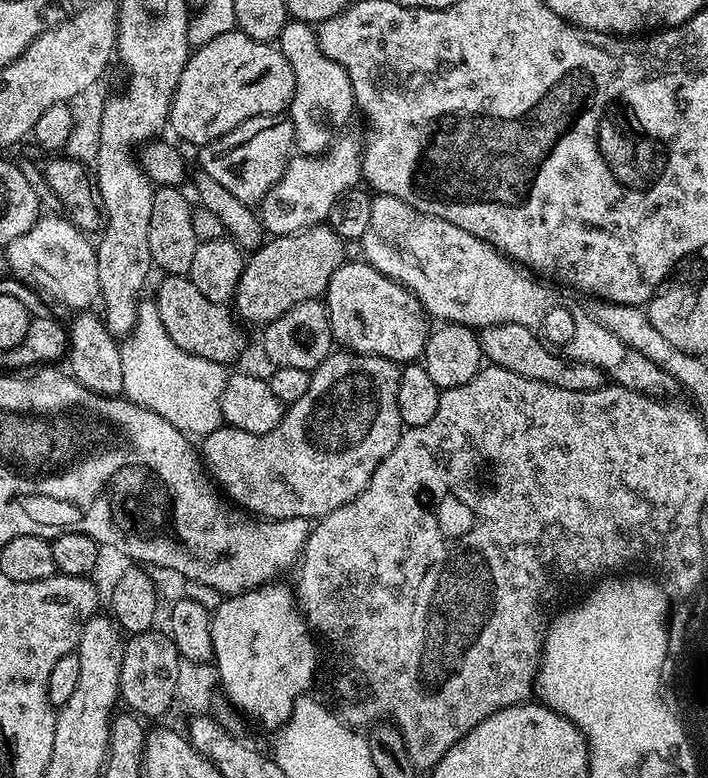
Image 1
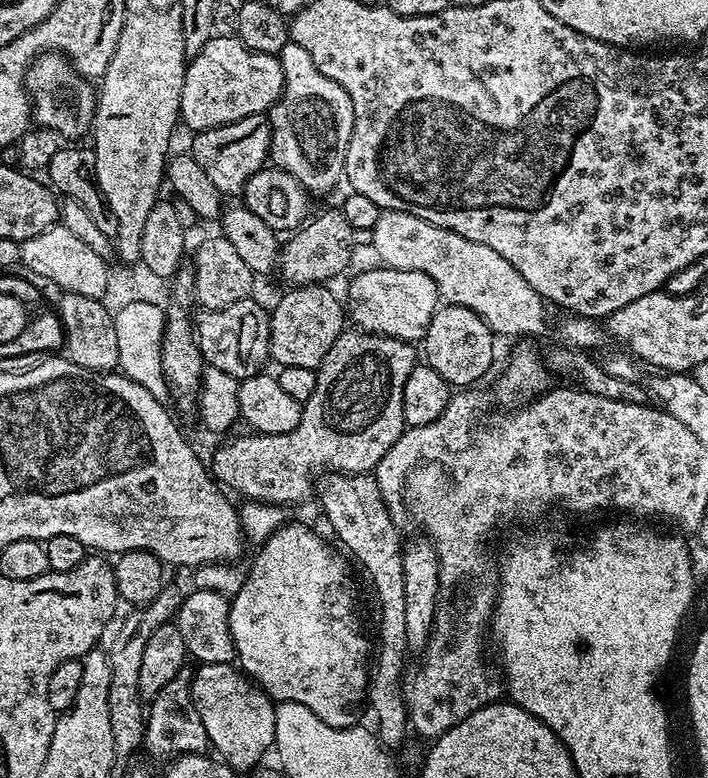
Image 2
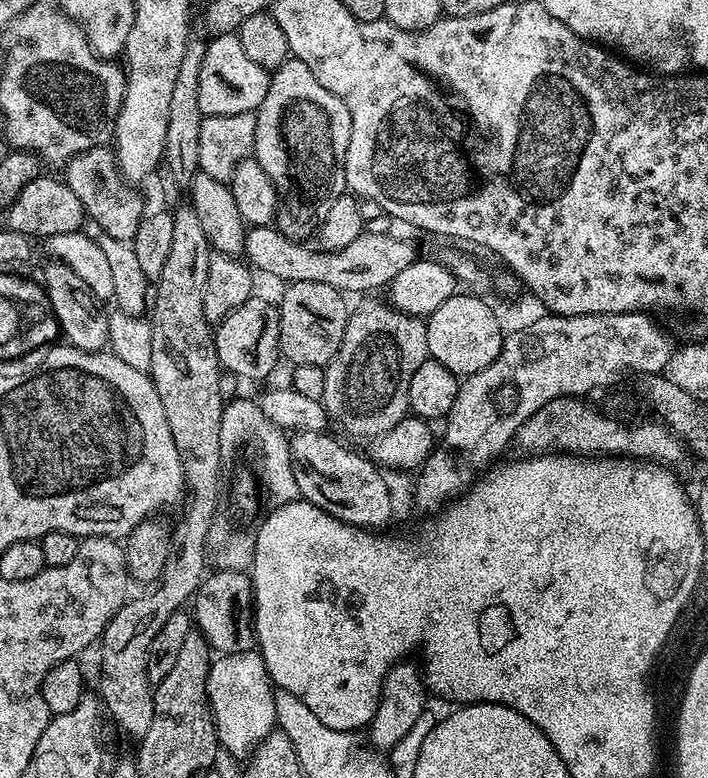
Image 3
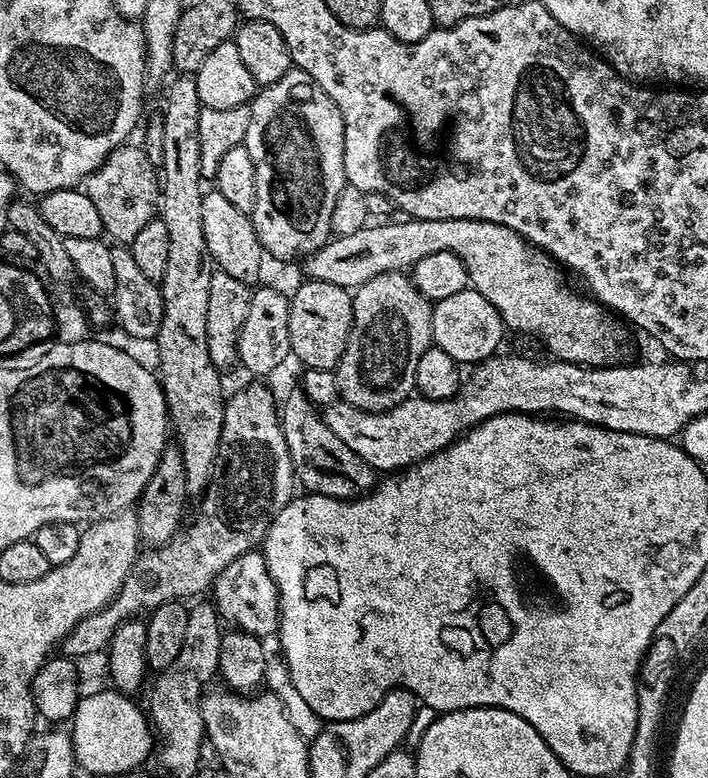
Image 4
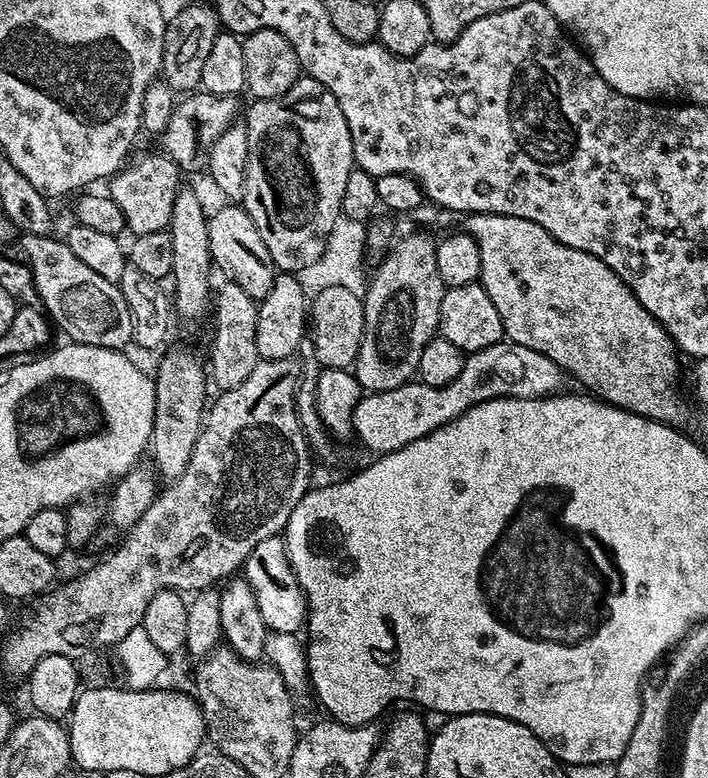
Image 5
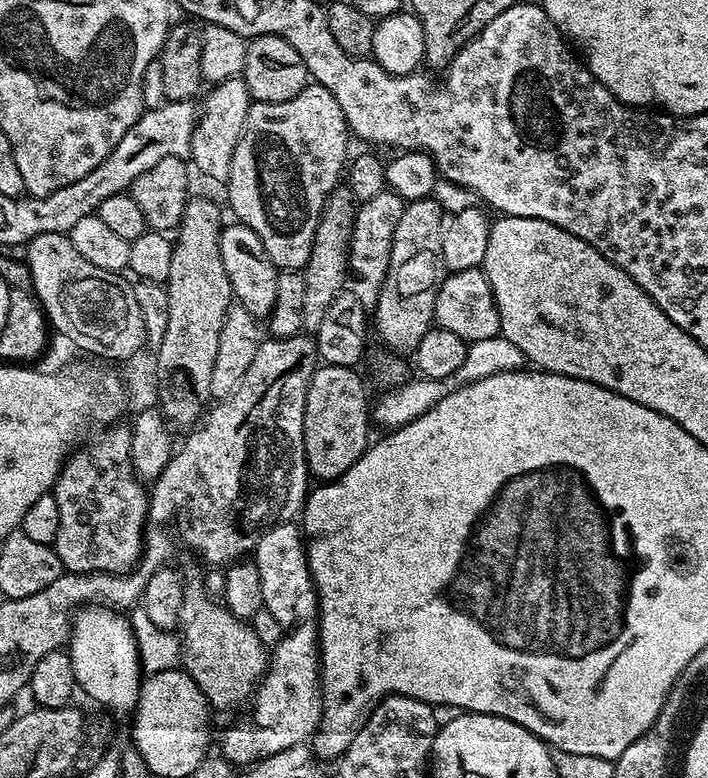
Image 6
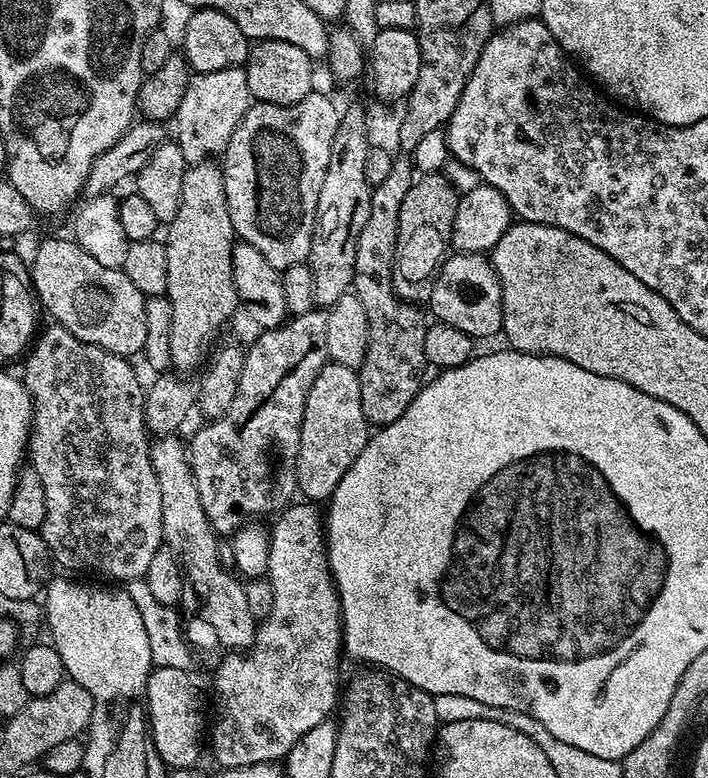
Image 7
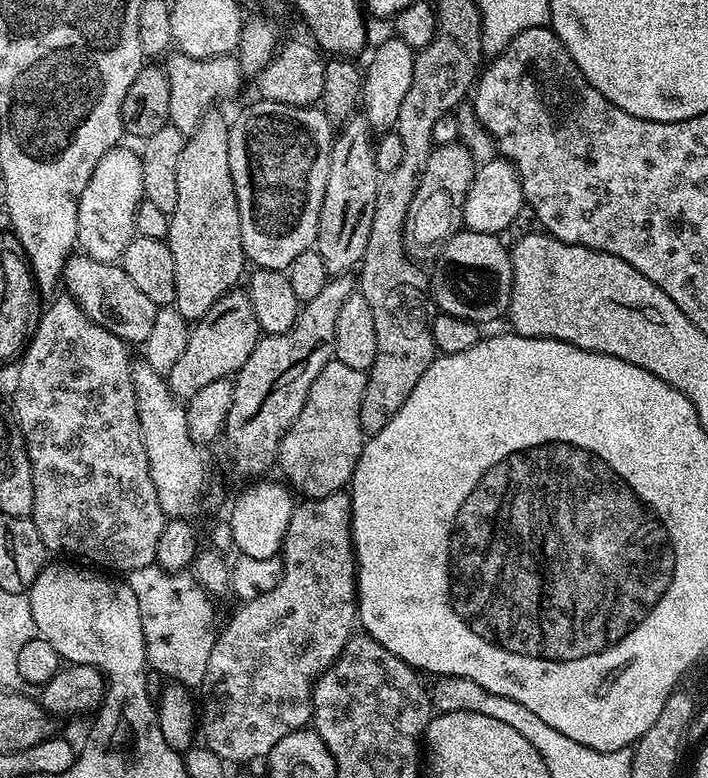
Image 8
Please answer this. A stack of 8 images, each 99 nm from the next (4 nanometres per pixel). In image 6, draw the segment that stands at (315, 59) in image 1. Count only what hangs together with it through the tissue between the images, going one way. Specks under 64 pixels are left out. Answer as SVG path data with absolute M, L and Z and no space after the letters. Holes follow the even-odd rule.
M315 82L309 83L308 87L286 102L256 102L248 109L244 133L234 150L234 162L230 162L230 174L226 181L228 204L236 215L233 217L239 223L250 226L250 230L262 238L262 246L266 246L266 254L270 254L270 262L274 262L277 269L306 268L324 205L341 183L350 160L348 140L348 123L342 114L342 106L338 106L338 98Z

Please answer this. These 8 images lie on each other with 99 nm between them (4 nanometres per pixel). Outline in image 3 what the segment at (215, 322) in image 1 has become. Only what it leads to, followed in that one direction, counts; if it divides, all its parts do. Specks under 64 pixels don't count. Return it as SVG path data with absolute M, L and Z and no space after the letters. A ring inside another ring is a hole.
M254 296L234 314L226 314L226 318L215 325L216 353L221 369L243 380L267 381L282 360L280 354L280 309L275 304L262 301Z

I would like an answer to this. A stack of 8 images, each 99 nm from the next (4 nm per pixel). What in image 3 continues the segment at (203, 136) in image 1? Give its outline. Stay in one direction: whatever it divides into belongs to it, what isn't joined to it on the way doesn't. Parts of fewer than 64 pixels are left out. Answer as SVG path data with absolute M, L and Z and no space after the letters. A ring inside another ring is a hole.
M216 34L211 39L207 41L208 49L202 58L202 74L198 74L198 106L201 117L255 112L262 98L266 98L269 69L257 66L242 51L239 35Z

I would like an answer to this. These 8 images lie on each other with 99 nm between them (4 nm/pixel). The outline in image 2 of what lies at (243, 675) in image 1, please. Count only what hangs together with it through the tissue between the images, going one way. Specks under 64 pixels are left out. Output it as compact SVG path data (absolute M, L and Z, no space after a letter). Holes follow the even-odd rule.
M289 522L276 531L269 540L263 541L259 545L260 553L256 556L252 568L247 569L248 581L238 590L238 594L231 597L230 603L230 634L236 647L236 660L240 672L244 673L252 683L271 697L273 701L293 700L301 703L306 708L334 728L351 728L357 723L356 715L360 712L360 707L365 707L368 694L368 683L370 675L370 654L368 658L368 636L364 633L364 628L360 625L360 620L356 617L356 600L352 597L352 592L348 589L348 576L344 573L344 568L340 565L340 556L332 552L332 548L316 532L311 532L304 524Z

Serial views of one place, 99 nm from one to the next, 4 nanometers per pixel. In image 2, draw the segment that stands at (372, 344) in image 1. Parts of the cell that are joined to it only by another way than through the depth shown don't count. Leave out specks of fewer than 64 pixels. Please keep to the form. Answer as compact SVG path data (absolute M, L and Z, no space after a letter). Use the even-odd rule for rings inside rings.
M375 266L360 272L348 284L348 300L346 296L346 312L357 329L361 332L373 332L379 336L393 336L409 342L423 341L426 330L434 318L436 309L441 307L440 291L430 278L430 274L422 274L418 270L398 270L387 266Z

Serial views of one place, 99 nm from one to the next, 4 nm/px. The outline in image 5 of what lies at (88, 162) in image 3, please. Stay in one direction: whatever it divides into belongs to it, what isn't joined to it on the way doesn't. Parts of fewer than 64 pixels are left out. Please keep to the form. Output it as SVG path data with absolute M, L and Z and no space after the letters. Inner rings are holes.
M156 152L125 163L106 184L107 195L111 196L114 202L118 202L118 210L122 210L127 231L132 231L133 237L167 229L174 214L174 198L182 187L182 170L170 157Z

